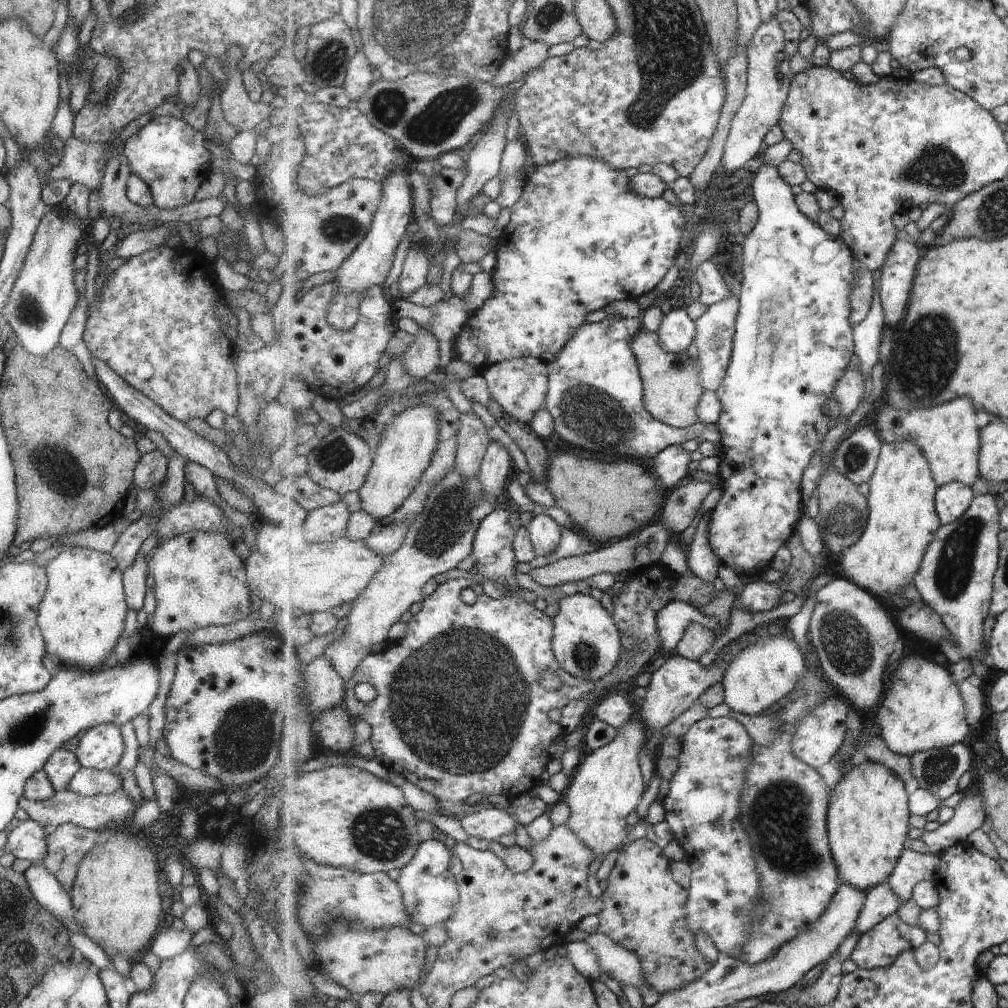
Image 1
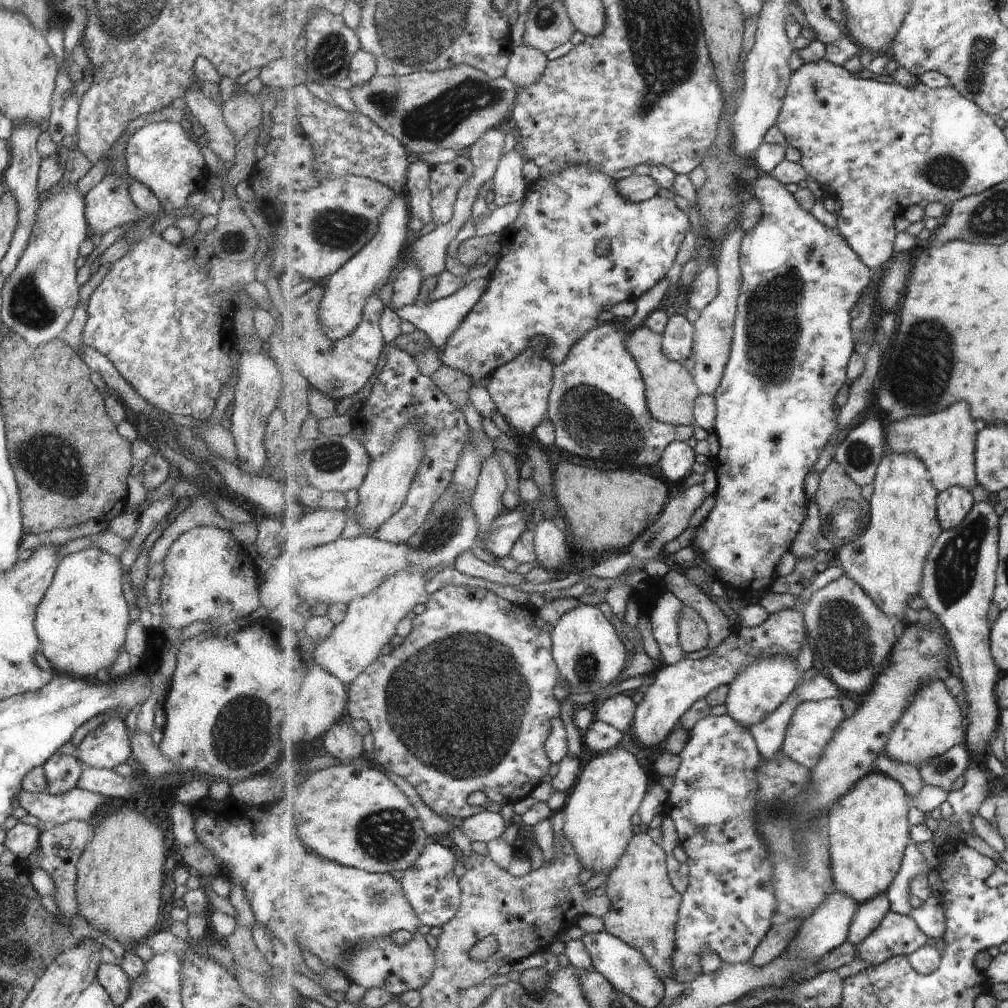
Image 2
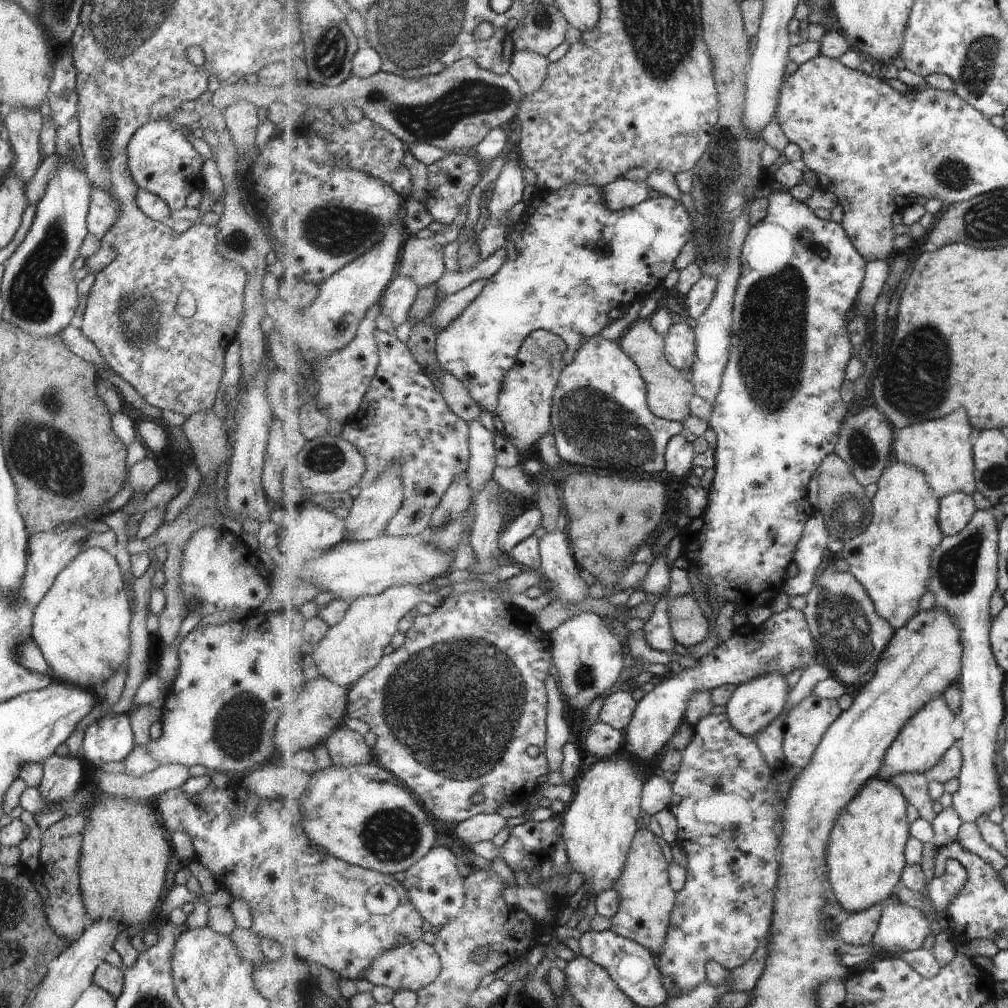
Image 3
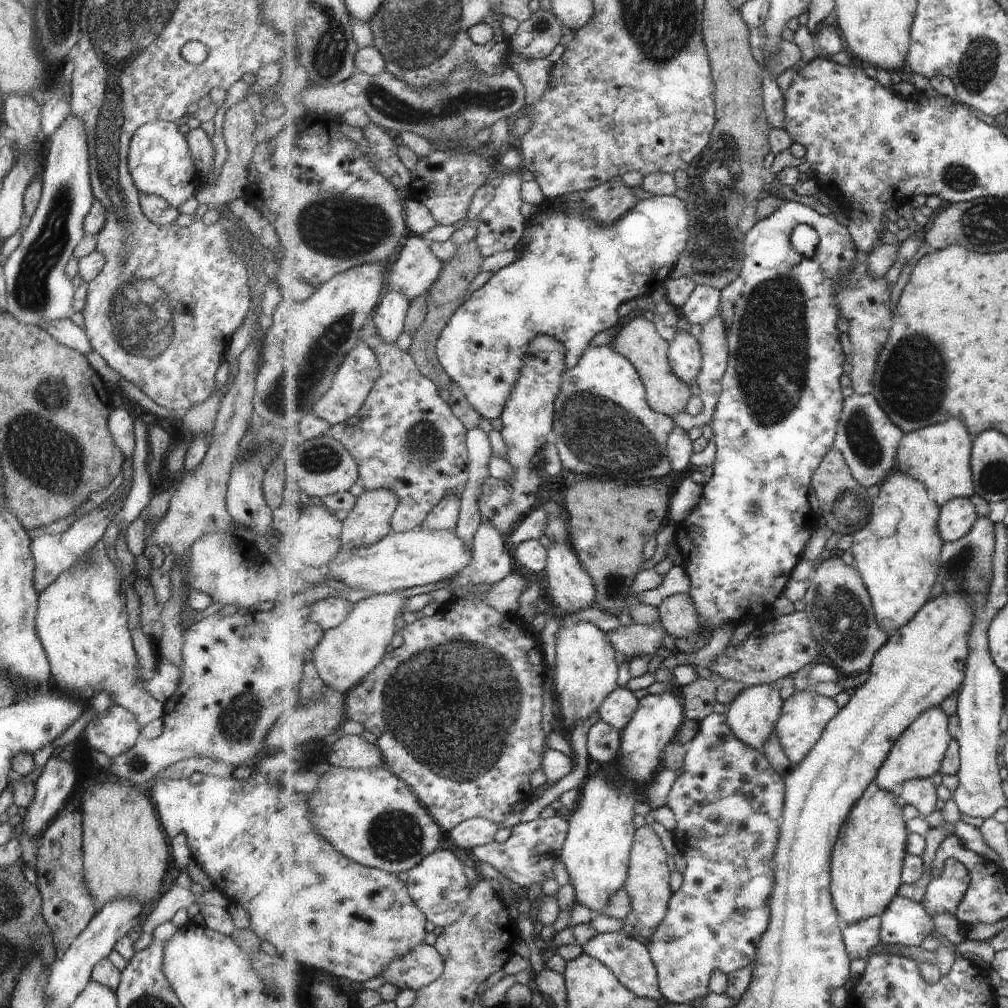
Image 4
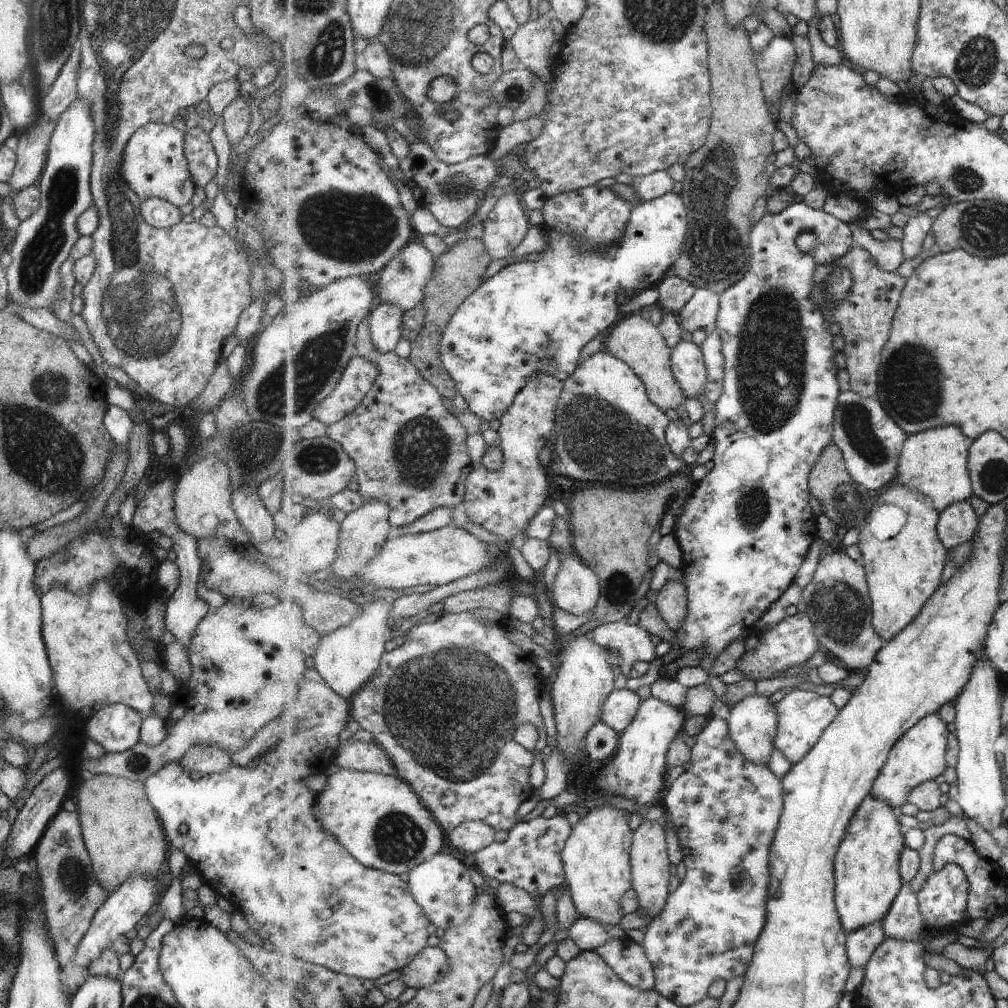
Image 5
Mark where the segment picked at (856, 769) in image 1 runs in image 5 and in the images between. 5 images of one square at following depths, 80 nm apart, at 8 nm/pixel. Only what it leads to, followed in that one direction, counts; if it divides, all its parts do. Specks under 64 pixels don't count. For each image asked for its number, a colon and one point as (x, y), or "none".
2: (869, 829)
3: (866, 856)
4: (867, 864)
5: (867, 869)

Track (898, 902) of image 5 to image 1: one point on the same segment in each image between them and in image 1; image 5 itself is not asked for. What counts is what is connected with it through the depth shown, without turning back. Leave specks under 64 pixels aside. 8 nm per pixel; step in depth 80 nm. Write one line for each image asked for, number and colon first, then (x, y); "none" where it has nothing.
1: (880, 947)
2: (898, 934)
3: (903, 927)
4: (906, 922)

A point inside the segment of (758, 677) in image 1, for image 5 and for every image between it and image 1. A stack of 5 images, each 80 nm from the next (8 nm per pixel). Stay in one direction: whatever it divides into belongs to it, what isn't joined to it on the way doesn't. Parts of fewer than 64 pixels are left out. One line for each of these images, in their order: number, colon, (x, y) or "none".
2: (761, 688)
3: (754, 706)
4: (753, 716)
5: (754, 724)

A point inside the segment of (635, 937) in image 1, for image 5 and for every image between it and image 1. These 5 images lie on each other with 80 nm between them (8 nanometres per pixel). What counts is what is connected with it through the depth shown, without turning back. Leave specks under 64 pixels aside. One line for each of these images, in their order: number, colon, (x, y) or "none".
2: (645, 905)
3: (647, 901)
4: (648, 884)
5: (651, 870)

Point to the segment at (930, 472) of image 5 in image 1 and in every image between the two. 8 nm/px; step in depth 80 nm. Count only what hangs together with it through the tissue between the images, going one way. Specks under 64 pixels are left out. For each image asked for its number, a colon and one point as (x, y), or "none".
1: (948, 434)
2: (946, 442)
3: (943, 449)
4: (939, 455)

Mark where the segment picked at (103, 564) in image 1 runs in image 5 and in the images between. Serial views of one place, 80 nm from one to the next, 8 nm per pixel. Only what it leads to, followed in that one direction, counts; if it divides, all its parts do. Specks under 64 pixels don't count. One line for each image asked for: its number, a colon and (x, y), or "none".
2: (81, 621)
3: (80, 626)
4: (81, 623)
5: (92, 662)

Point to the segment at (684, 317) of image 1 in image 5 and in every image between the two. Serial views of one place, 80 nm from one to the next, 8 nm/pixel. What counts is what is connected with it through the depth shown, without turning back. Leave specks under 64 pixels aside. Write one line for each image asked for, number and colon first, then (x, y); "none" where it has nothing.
2: (678, 339)
3: (681, 346)
4: (685, 352)
5: (688, 363)

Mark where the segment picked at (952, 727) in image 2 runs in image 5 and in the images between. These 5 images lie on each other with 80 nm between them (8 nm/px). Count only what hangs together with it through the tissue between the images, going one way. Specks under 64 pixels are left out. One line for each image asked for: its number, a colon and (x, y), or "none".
3: (921, 745)
4: (919, 754)
5: (920, 756)

